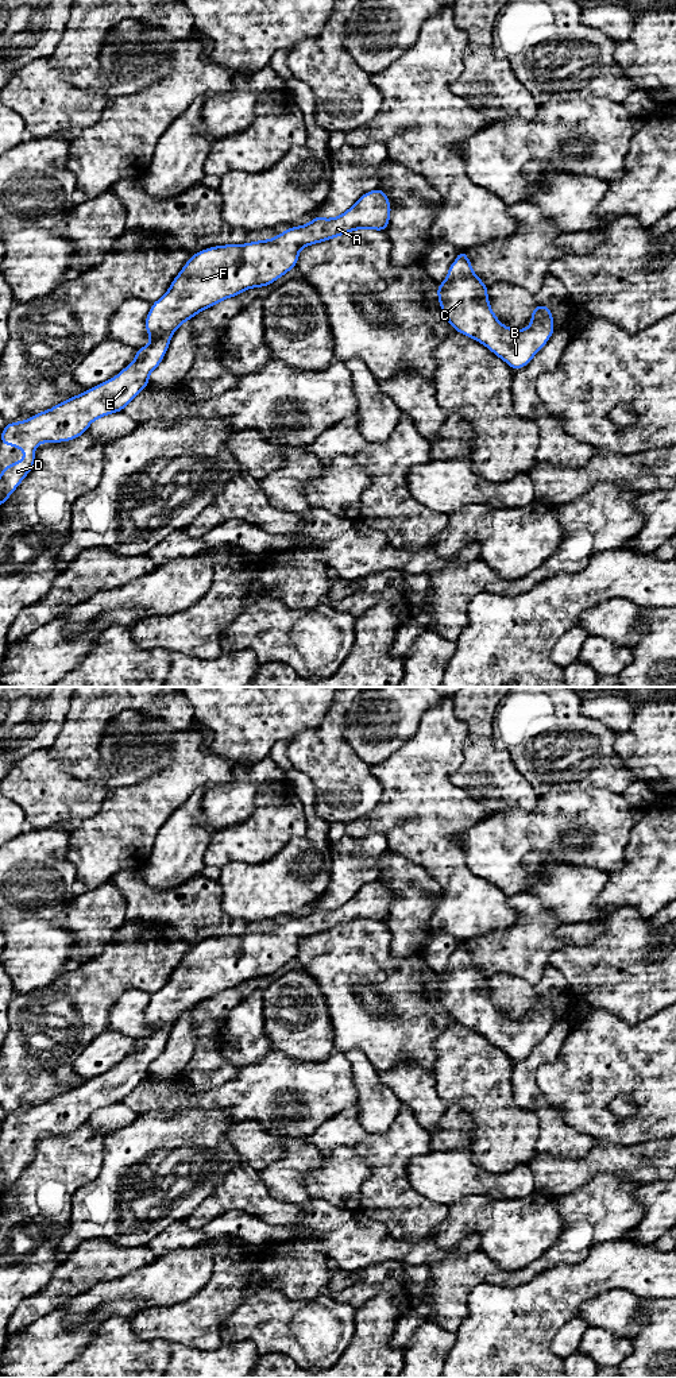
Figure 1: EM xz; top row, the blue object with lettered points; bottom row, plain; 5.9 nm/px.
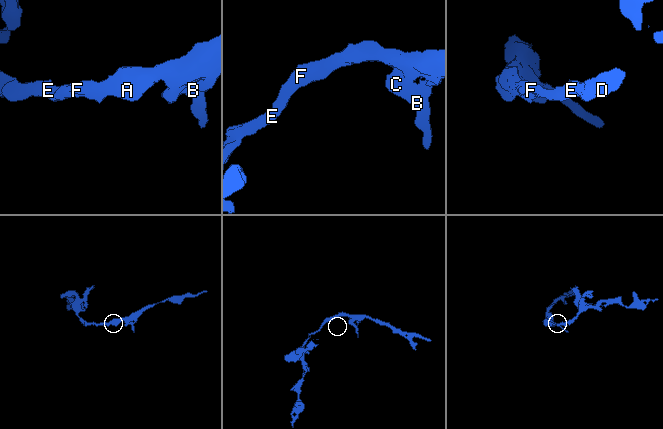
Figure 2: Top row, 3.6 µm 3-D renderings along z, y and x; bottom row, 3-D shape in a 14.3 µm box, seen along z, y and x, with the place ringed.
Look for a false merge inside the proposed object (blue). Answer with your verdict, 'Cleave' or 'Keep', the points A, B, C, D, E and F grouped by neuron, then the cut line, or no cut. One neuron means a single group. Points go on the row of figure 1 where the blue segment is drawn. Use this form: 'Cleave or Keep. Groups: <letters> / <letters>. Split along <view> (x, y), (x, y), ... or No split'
Keep. Groups: A B C D E F. No split

